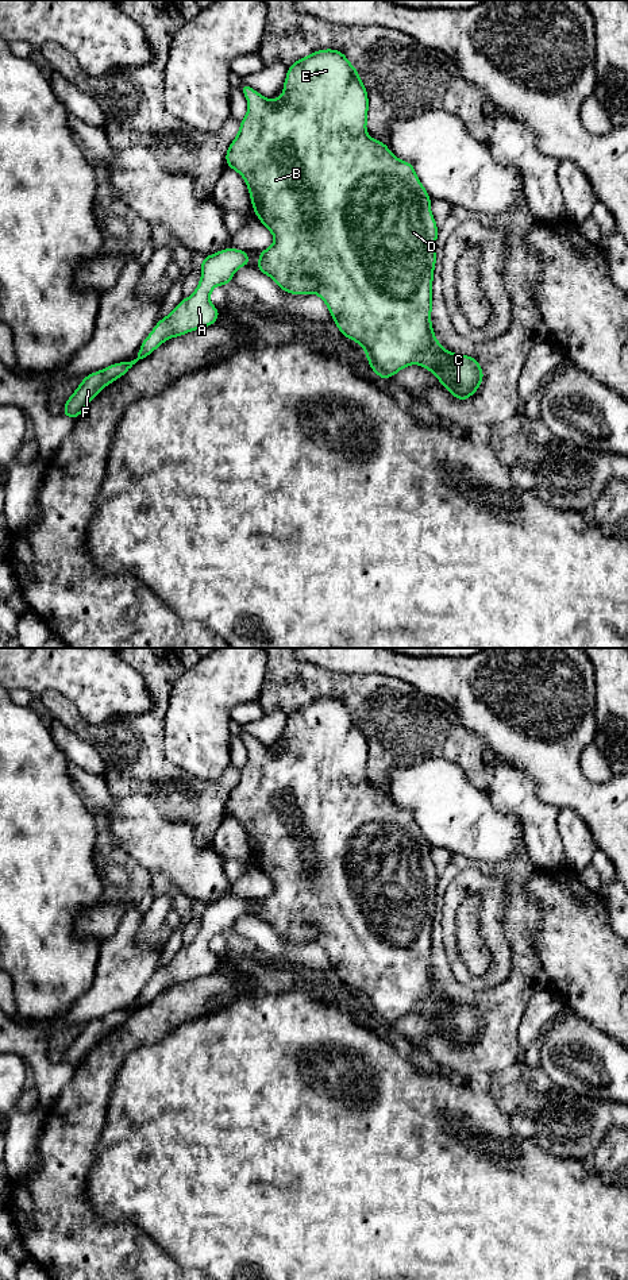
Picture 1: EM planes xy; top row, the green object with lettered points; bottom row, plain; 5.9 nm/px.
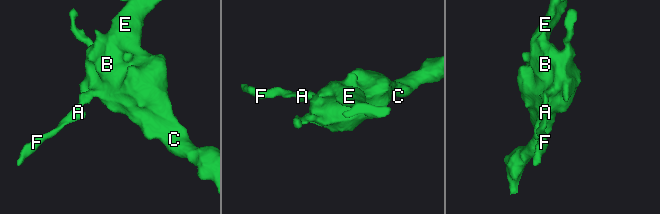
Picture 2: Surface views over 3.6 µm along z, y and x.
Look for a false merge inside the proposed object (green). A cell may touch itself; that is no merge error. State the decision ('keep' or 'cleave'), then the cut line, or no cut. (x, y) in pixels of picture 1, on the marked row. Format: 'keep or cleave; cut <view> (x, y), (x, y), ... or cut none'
keep; cut none

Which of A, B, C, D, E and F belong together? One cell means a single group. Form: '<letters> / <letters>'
A B C D E F

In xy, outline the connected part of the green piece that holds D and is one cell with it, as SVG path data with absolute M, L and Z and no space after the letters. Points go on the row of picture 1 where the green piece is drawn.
M334 49L316 50L315 53L293 62L288 68L284 81L284 93L278 99L265 99L247 84L242 84L240 90L246 96L248 109L240 120L236 138L231 142L227 153L227 167L238 171L248 188L253 209L261 223L273 234L274 243L258 251L259 262L257 270L269 275L284 292L290 294L317 294L328 306L328 311L338 329L343 336L359 343L366 354L371 370L386 379L396 375L401 369L416 363L435 374L438 381L459 401L471 397L483 381L483 370L474 356L454 354L440 346L435 339L431 323L434 270L436 263L436 238L439 228L431 212L431 196L415 173L413 163L401 161L393 155L389 147L366 132L369 97L363 82L359 78L347 57Z

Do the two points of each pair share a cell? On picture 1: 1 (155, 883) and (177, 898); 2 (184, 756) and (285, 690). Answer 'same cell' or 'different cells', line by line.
1: same cell
2: different cells

